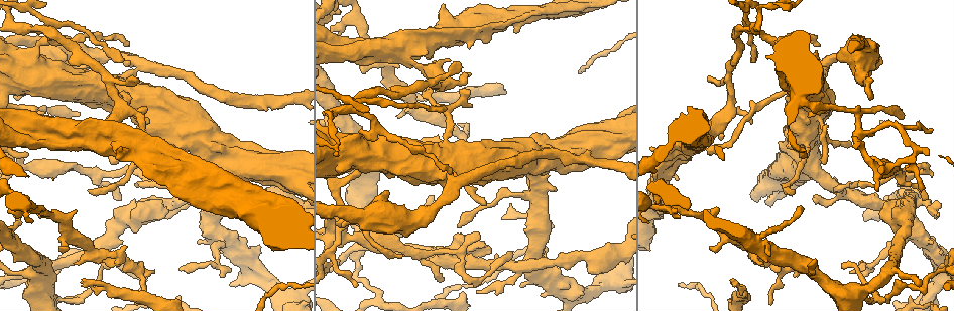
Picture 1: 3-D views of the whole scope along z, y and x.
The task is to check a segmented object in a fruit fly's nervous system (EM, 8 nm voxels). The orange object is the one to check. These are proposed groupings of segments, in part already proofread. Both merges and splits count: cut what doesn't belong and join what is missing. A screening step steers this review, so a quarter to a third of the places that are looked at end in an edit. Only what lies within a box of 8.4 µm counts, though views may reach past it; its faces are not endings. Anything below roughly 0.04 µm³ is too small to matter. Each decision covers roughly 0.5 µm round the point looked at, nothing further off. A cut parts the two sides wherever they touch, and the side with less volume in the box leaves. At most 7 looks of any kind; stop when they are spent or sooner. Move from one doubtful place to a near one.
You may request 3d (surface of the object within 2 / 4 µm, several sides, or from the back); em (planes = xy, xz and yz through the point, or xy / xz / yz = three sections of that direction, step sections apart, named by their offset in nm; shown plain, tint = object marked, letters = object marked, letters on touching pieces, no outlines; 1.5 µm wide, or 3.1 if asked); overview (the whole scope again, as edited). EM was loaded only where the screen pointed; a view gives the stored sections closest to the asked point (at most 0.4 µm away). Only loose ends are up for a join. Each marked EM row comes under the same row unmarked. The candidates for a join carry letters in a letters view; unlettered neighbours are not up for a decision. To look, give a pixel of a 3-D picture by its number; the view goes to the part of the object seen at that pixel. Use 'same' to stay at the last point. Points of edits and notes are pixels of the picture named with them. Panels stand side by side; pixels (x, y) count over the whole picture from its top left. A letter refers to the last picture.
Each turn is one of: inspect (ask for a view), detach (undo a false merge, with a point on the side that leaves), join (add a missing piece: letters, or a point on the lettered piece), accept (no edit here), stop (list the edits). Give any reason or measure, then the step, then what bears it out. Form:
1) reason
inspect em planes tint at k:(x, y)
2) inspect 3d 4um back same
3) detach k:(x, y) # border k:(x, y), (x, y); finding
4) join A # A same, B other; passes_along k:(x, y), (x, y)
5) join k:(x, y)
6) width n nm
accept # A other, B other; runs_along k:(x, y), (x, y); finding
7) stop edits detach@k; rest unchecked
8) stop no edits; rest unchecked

free end
inspect em yz step 4 tint at 1:(737, 282)

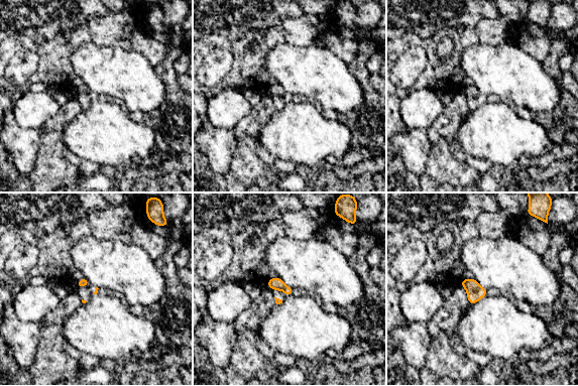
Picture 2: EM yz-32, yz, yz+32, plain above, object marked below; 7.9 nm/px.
inspect em planes letters same

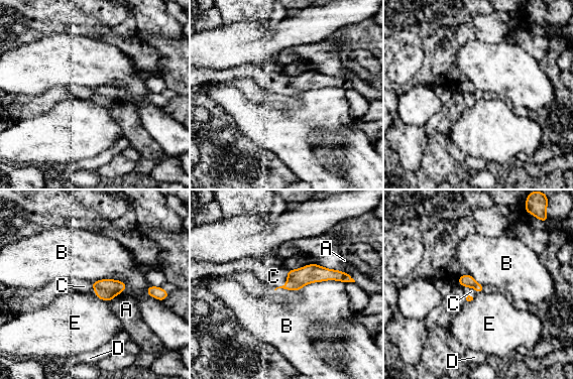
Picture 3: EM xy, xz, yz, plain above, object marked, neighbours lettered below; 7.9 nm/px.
join C # A other, B other, C same, D other, E other; passes_along 3:(297, 278), (287, 282), (273, 276); it goes on there

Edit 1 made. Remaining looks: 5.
free end
inspect 3d 2um at 1:(522, 285)

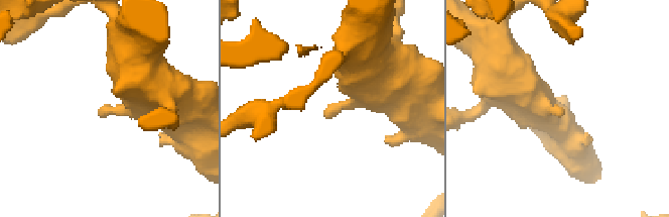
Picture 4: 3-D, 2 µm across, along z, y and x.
need the tissue
inspect em planes letters at 4:(330, 115)

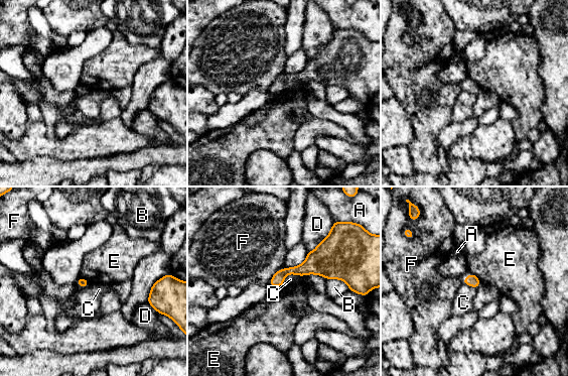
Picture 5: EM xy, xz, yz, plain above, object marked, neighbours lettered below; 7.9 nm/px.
longest_contact A 240 nm
accept # A other, B other, C other, D other, E other, F other; border 5:(471, 272), (481, 282); none of them fits

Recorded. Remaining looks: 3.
calibre changes
inspect 3d 4um at 1:(123, 93)

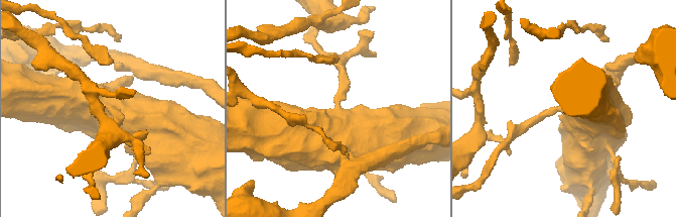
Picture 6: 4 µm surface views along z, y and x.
arm_widths 170, 800 nm; now the EM
inspect em xy step 4 tint at 6:(340, 95)

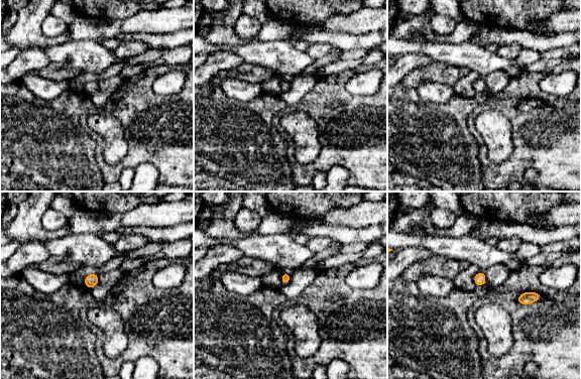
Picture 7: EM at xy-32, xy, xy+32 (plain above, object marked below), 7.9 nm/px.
inspect em planes letters same

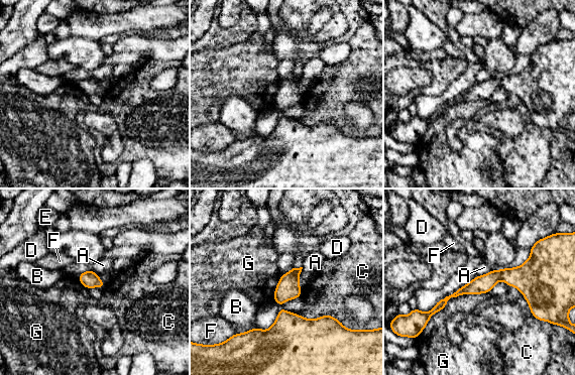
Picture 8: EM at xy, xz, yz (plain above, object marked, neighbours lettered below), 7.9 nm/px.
accept # A other, B other, C other, D other, E other, F other, G other; continuous, no second neuron

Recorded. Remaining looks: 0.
stop edits join@3; rest unchecked

